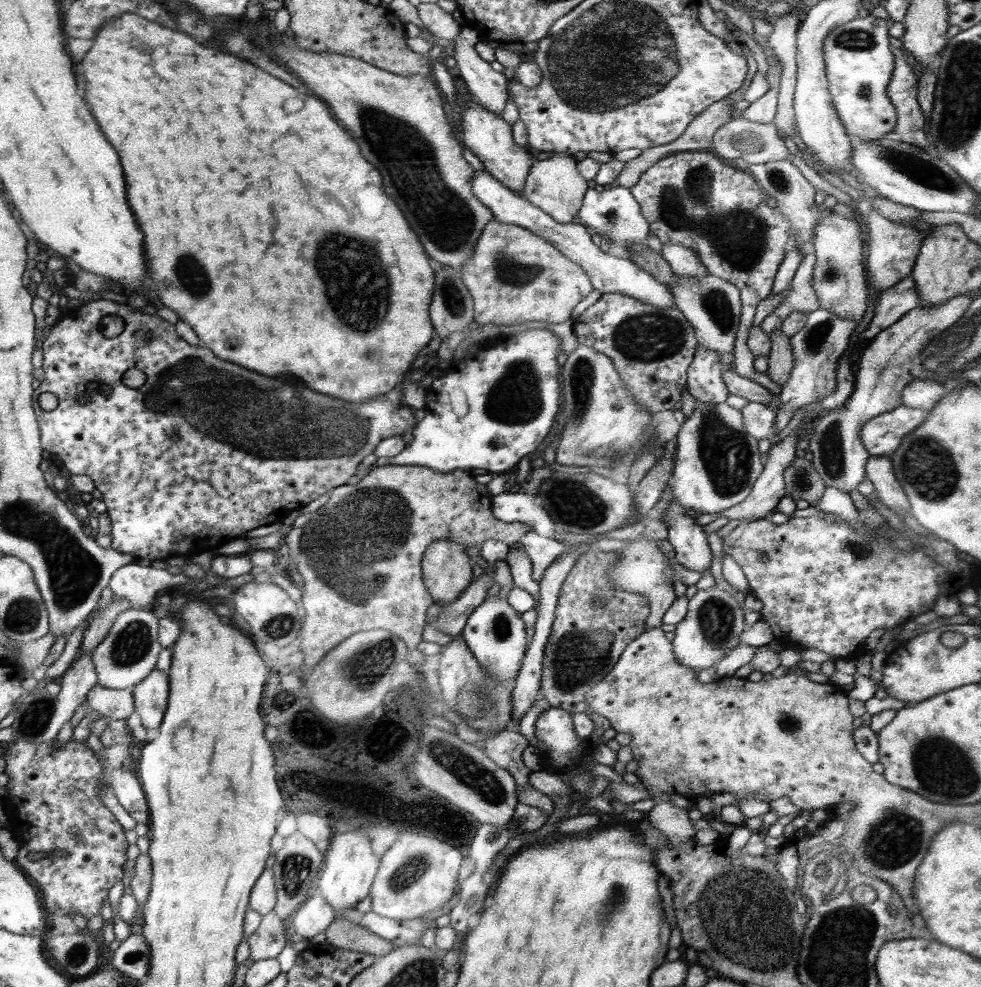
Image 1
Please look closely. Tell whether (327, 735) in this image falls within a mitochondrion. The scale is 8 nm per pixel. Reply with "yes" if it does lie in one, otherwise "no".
no

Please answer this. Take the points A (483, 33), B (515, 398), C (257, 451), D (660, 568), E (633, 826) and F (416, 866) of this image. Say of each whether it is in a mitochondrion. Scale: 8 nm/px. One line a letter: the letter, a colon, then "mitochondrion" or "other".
A: other
B: mitochondrion
C: other
D: other
E: other
F: mitochondrion

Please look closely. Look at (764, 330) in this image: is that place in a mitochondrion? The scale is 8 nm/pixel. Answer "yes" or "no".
no

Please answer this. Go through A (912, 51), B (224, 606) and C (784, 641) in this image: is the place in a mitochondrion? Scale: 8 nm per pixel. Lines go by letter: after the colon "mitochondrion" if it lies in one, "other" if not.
A: other
B: other
C: other

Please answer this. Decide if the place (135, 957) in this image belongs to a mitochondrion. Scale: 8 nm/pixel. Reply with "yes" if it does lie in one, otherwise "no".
yes

